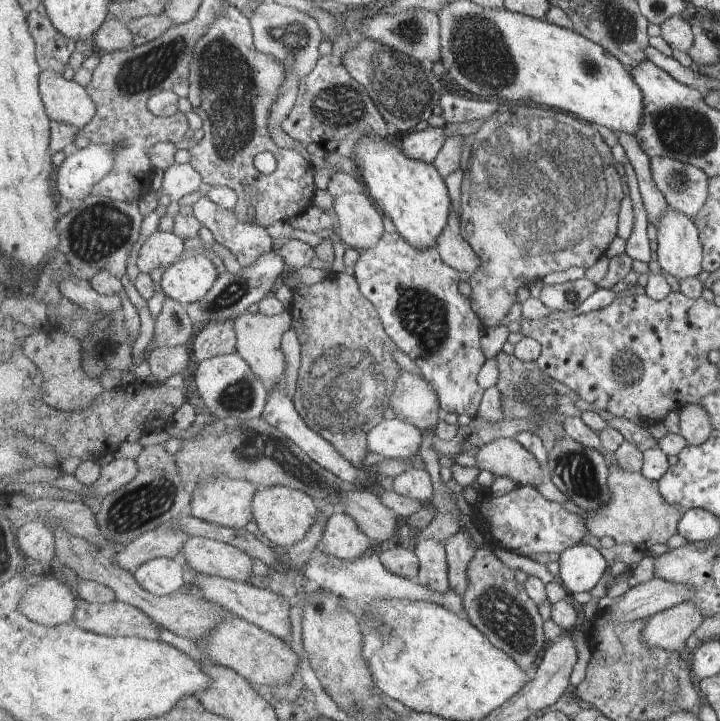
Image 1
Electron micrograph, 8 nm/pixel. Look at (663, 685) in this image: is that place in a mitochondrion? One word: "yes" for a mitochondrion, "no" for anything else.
yes

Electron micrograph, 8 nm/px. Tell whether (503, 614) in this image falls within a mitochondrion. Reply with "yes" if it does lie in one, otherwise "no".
yes

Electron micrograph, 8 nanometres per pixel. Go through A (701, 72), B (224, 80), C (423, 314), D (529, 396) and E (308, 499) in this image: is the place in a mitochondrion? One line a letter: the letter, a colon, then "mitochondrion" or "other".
A: other
B: mitochondrion
C: mitochondrion
D: mitochondrion
E: other

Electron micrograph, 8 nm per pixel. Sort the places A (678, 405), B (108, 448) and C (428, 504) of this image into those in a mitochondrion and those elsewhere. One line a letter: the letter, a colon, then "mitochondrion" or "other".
A: other
B: other
C: other

